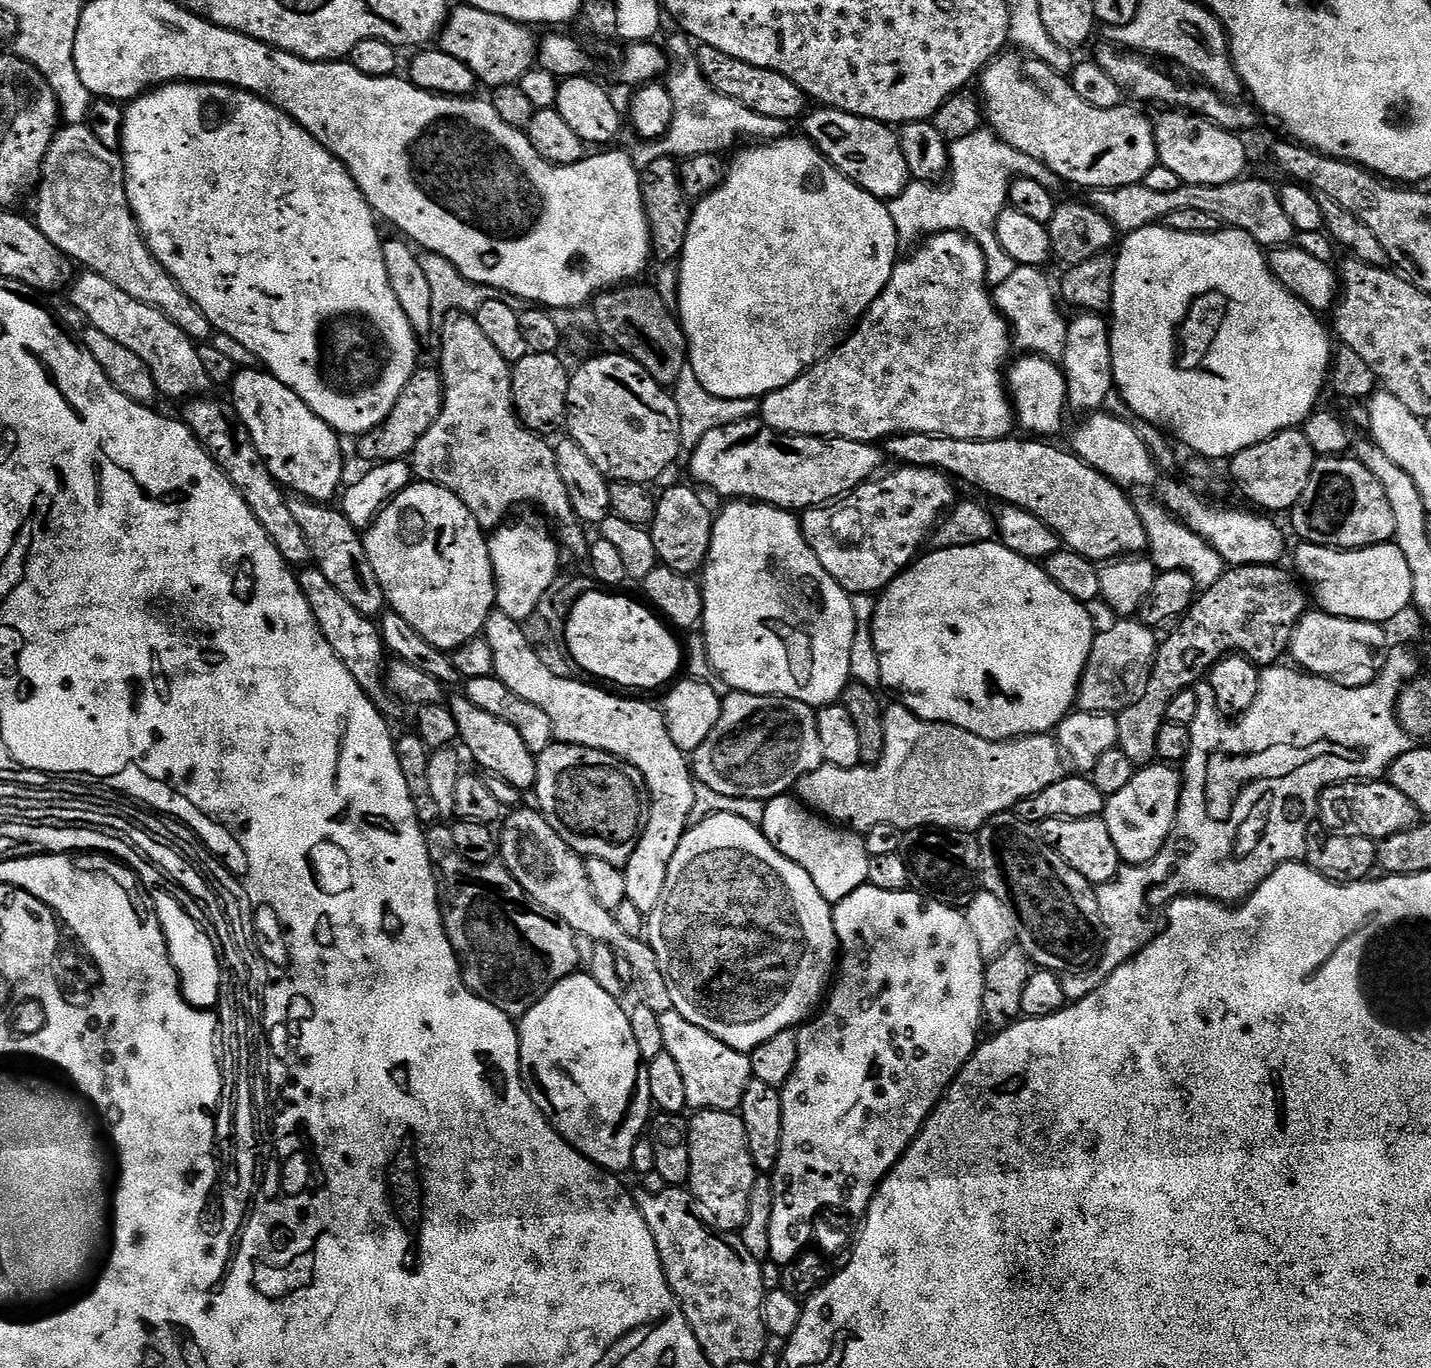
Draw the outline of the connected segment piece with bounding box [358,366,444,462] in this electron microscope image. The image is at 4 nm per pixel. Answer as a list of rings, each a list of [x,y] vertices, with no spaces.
[[[417,367],[410,382],[406,382],[406,390],[402,390],[394,410],[390,410],[390,414],[377,428],[359,437],[361,458],[370,460],[369,462],[381,462],[411,457],[422,434],[426,434],[426,430],[430,430],[430,426],[434,426],[434,422],[442,410],[443,401],[444,383],[440,377],[439,367]]]

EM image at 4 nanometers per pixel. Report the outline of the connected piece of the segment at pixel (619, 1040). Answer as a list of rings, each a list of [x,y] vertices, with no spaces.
[[[573,974],[558,982],[550,994],[518,1020],[520,1073],[534,1106],[542,1110],[567,1144],[573,1144],[588,1160],[613,1174],[631,1169],[634,1146],[645,1135],[654,1112],[650,1094],[641,1090],[642,1061],[634,1030],[630,1030],[630,1015],[620,1003],[617,997],[602,990],[592,975]]]

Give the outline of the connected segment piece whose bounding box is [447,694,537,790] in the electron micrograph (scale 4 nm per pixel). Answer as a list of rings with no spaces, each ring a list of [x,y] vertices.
[[[457,694],[447,706],[454,714],[454,722],[458,722],[459,743],[468,747],[468,752],[485,768],[485,773],[505,780],[510,786],[521,790],[532,790],[536,786],[536,758],[526,742],[522,742],[522,734],[510,726],[510,722],[502,722],[502,718],[494,718],[494,714],[486,714],[486,710],[478,710],[463,694]]]

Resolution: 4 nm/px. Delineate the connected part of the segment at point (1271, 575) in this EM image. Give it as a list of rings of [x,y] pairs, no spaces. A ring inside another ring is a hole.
[[[1241,564],[1229,567],[1209,588],[1197,595],[1196,603],[1184,613],[1176,628],[1168,637],[1159,641],[1156,660],[1152,663],[1152,673],[1144,691],[1116,716],[1118,722],[1118,747],[1130,762],[1137,766],[1147,766],[1156,760],[1158,750],[1158,730],[1166,723],[1166,706],[1177,694],[1187,688],[1195,689],[1211,672],[1219,660],[1229,654],[1248,657],[1257,666],[1272,666],[1292,647],[1292,635],[1298,622],[1309,611],[1310,600],[1301,581],[1291,571],[1276,564]]]

